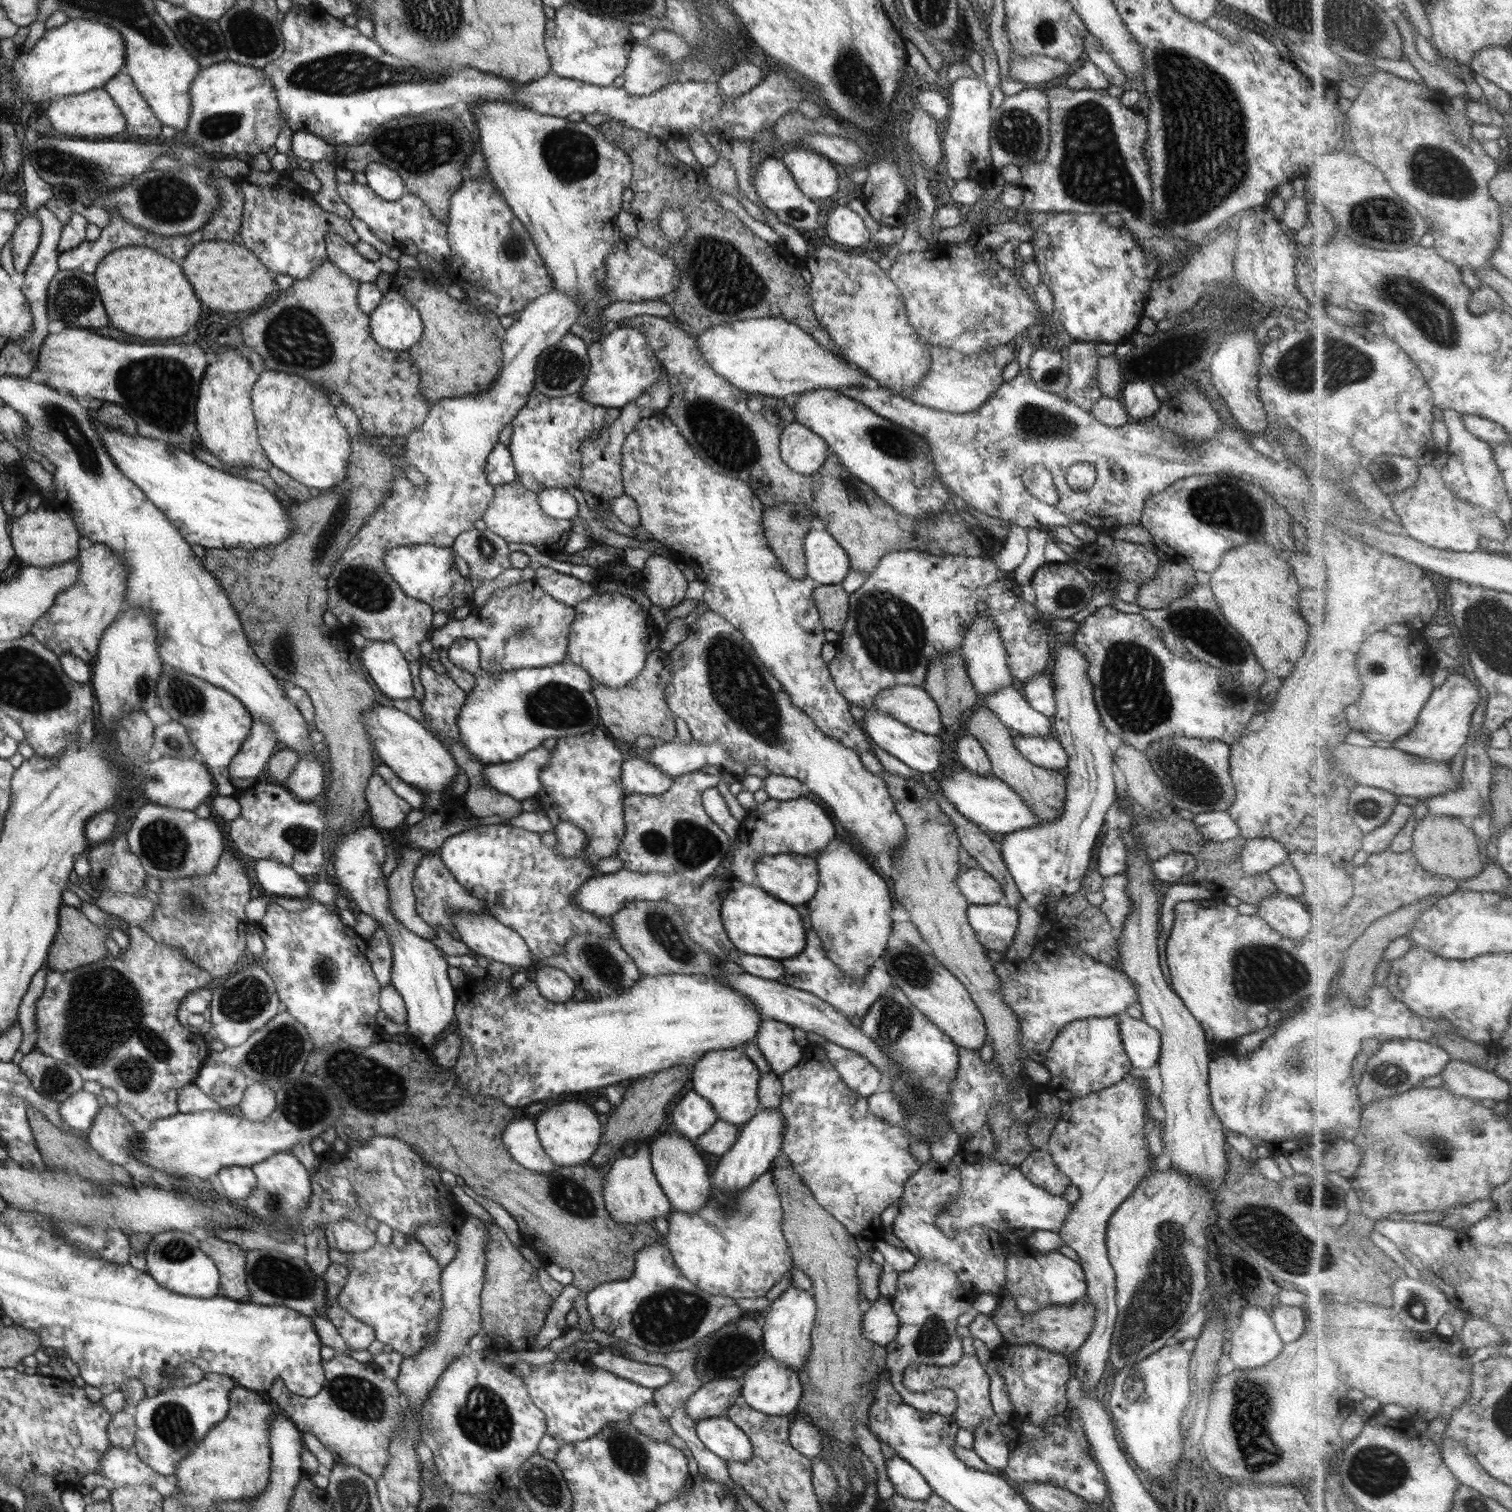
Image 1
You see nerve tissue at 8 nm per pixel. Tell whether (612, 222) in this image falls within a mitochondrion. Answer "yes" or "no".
no

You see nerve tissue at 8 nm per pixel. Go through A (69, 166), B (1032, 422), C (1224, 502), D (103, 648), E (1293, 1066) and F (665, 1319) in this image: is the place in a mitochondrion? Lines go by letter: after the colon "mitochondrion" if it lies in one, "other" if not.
A: mitochondrion
B: mitochondrion
C: mitochondrion
D: other
E: mitochondrion
F: mitochondrion

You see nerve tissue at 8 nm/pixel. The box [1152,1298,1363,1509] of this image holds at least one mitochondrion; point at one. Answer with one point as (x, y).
(1250, 1409)

